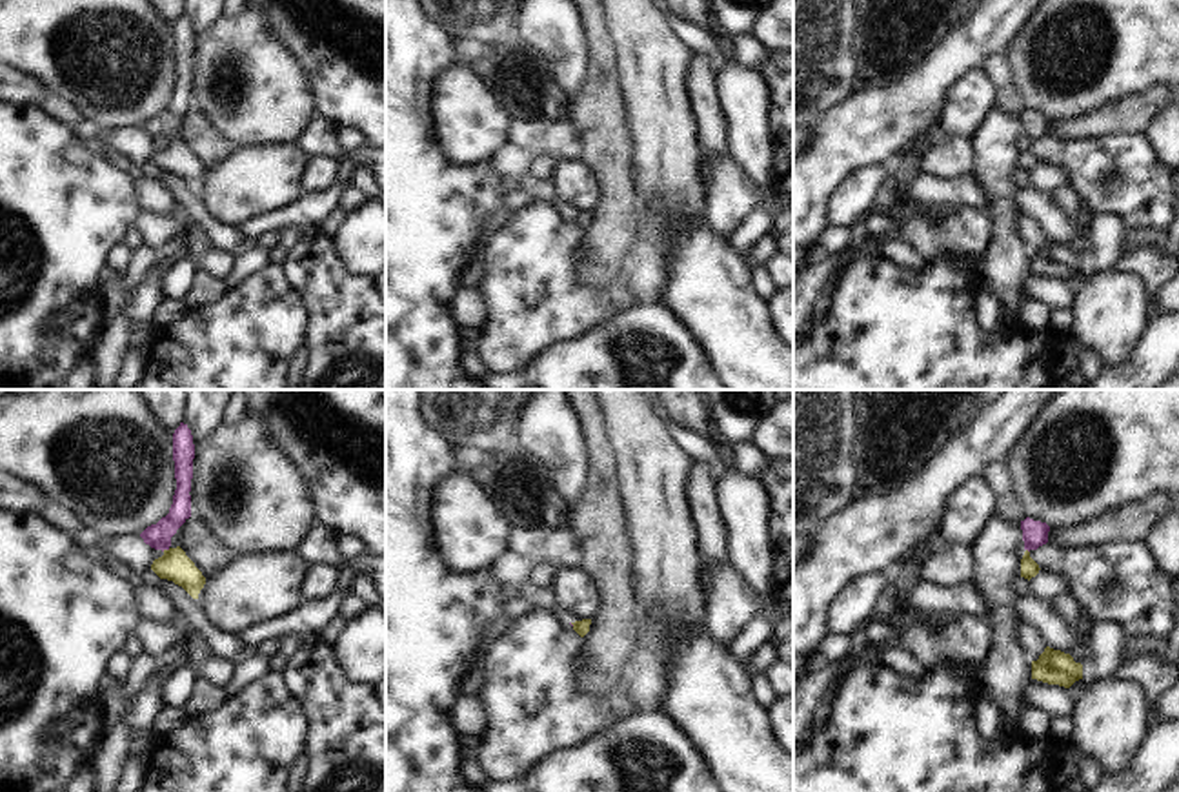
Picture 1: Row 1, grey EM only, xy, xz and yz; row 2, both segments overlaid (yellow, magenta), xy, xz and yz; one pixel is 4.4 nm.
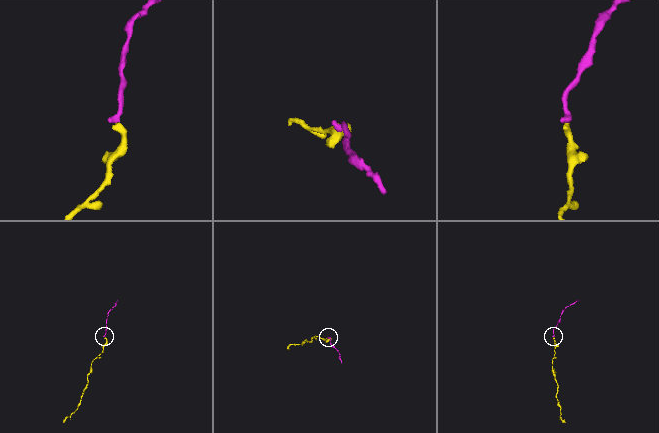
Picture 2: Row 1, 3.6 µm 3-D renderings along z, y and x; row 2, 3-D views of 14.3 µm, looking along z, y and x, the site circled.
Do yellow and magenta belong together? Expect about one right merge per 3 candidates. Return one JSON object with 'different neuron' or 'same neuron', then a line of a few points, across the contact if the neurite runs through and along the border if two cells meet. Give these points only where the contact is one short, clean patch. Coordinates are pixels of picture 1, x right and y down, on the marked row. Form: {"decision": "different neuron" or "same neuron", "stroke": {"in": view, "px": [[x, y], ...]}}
{"decision": "same neuron", "stroke": {"in": "xy", "px": [[173, 565], [173, 558], [166, 550], [157, 536]]}}

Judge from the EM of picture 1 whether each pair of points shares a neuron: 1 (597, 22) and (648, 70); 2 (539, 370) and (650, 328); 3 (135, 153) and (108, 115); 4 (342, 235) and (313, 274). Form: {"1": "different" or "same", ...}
{"1": "different", "2": "same", "3": "different", "4": "different"}

